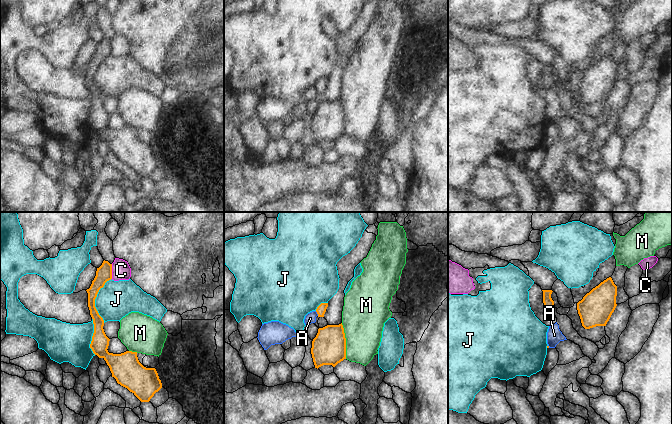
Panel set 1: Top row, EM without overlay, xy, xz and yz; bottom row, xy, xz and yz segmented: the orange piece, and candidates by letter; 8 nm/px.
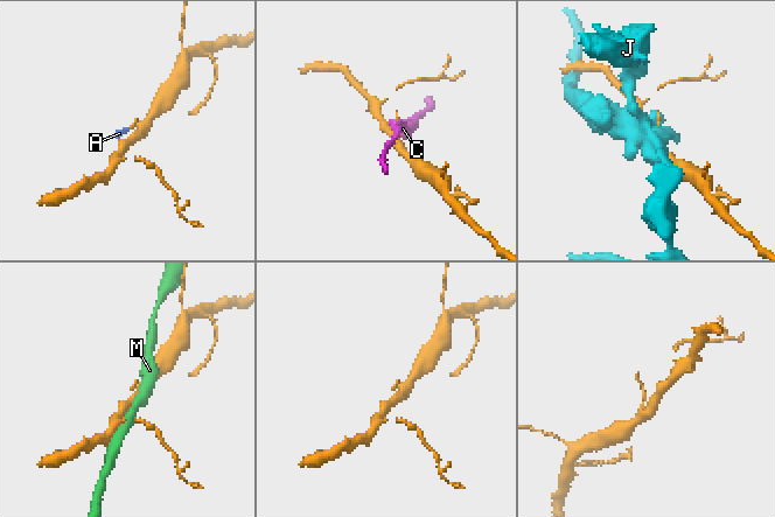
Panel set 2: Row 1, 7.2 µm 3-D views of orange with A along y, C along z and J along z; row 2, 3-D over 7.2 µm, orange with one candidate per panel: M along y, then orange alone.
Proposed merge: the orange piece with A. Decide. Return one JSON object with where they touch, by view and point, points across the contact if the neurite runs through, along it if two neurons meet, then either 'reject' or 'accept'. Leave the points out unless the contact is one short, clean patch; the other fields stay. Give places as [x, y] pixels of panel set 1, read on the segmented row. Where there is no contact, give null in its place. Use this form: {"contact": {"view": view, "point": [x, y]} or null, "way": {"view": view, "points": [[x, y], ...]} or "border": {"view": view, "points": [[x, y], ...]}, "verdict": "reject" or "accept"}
{"contact": {"view": "xz", "point": [317, 313]}, "border": {"view": "xz", "points": [[315, 311], [318, 315]]}, "verdict": "reject"}

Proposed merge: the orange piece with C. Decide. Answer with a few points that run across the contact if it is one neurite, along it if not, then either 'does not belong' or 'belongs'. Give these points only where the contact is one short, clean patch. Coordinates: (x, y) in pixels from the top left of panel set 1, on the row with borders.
xy (111, 264), (112, 278) | does not belong

